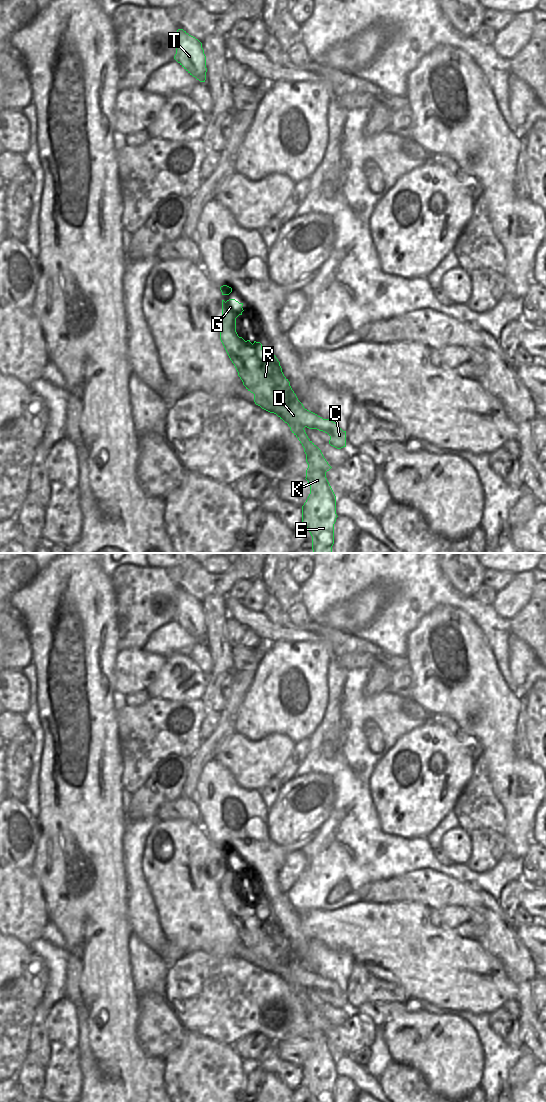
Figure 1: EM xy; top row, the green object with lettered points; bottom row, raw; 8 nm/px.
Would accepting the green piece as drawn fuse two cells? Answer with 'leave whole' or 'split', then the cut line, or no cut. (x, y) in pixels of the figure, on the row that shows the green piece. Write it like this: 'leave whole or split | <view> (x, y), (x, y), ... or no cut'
split | xy (318, 416), (314, 420), (313, 428)

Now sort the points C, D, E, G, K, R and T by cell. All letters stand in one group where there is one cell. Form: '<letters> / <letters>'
C / D E G K R T

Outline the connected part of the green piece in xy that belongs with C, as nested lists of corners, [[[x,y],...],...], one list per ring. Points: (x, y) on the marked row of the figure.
[[[318,416],[314,420],[314,429],[327,433],[330,436],[329,444],[331,446],[337,449],[346,447],[346,431],[343,431],[337,423]]]

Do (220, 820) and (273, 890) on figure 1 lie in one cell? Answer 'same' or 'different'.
same

